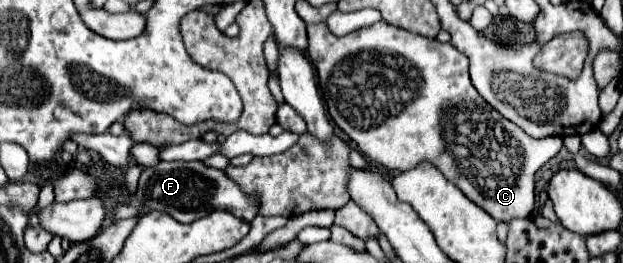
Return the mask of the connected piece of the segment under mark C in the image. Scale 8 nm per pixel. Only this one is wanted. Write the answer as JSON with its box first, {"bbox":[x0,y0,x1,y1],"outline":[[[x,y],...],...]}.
{"bbox":[307,21,563,221],"outline":[[[383,21],[345,37],[335,37],[325,23],[315,23],[307,25],[307,35],[307,55],[317,69],[327,111],[365,157],[389,171],[409,171],[429,161],[493,219],[511,221],[511,217],[531,215],[535,207],[535,173],[561,151],[563,139],[533,139],[521,127],[487,107],[479,99],[479,93],[475,93],[469,79],[469,59],[461,51],[451,43],[439,43],[437,39],[427,39]]]}

